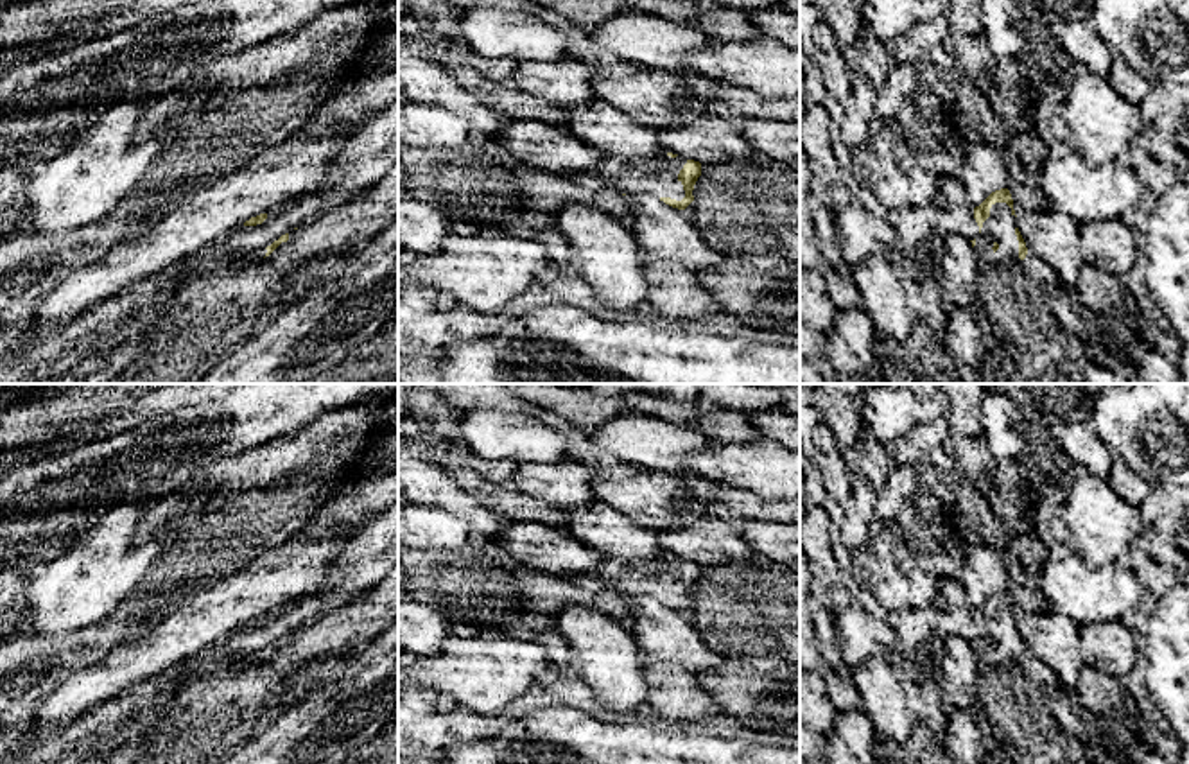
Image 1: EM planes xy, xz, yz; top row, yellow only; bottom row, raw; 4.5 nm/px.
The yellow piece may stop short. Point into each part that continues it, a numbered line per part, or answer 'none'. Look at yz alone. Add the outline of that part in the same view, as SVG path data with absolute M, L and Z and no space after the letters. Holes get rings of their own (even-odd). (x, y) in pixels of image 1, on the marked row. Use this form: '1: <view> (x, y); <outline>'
1: yz (999, 226); M995 203L990 217L983 222L981 233L976 237L974 251L977 262L997 264L1019 258L1019 240L1015 235L1017 217L1006 203Z

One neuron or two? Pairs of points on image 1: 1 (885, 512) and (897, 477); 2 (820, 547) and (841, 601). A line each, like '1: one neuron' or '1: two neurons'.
1: one neuron
2: one neuron

